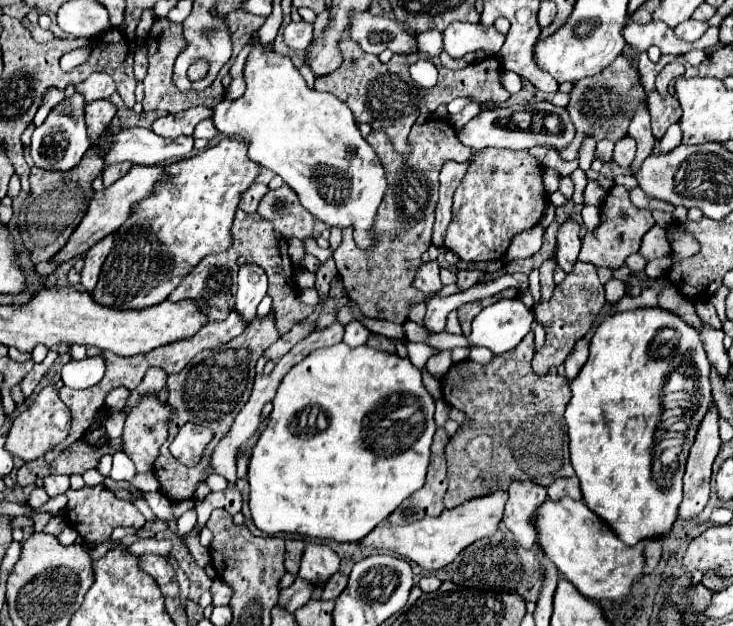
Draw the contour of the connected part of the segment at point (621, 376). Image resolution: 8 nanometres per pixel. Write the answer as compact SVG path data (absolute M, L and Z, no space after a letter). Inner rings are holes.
M658 306L616 312L596 326L590 340L590 356L570 382L570 388L572 398L564 418L570 434L570 458L580 480L584 502L592 512L604 518L628 546L634 546L642 538L666 536L678 518L678 504L682 502L686 452L693 445L702 416L712 404L710 362L700 332L688 326L678 314ZM664 328L672 330L670 340L660 338ZM670 356L672 360L686 356L692 364L698 364L701 398L688 426L689 440L682 445L674 482L660 486L652 474L652 448L654 430L664 411L662 398L666 376L670 374Z

